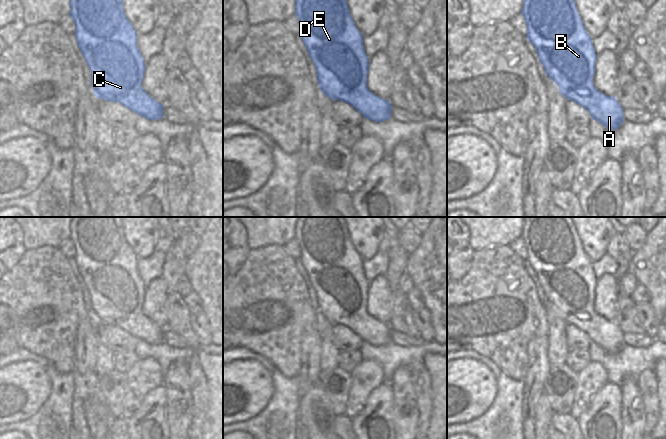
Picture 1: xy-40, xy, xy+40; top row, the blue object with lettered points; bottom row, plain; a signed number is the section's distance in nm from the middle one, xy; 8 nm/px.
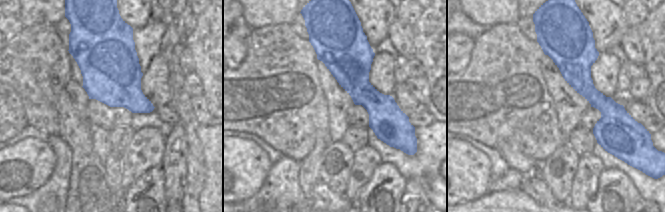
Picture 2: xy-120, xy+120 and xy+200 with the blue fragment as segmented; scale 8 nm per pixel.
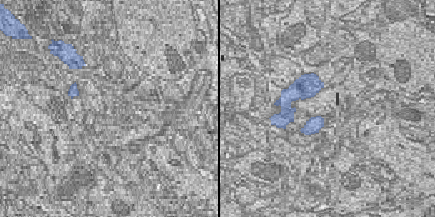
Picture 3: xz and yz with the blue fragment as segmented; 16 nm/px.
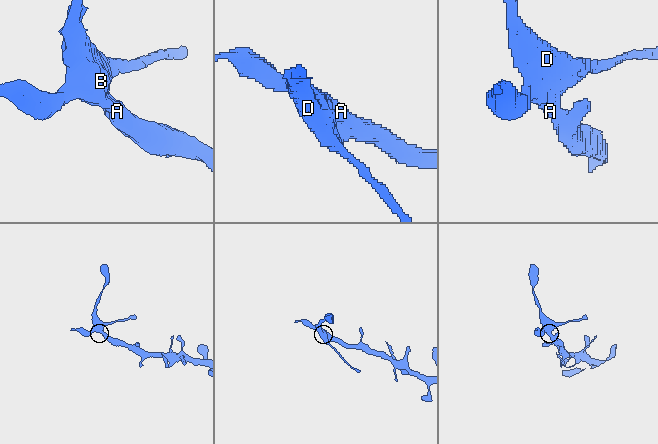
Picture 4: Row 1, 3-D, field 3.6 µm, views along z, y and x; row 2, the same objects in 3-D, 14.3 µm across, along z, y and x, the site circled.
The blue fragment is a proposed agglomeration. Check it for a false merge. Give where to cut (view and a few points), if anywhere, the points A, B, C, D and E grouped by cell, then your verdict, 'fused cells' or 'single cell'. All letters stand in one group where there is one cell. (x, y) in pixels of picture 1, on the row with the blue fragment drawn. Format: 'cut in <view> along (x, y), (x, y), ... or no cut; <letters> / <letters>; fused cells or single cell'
no cut; A B C D E; single cell

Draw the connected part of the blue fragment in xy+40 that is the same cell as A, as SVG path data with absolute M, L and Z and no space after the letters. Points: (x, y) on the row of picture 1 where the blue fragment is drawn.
M523 0L521 14L527 25L527 39L535 47L547 76L567 100L582 106L591 118L610 130L625 121L615 96L606 96L593 85L597 55L574 0Z

